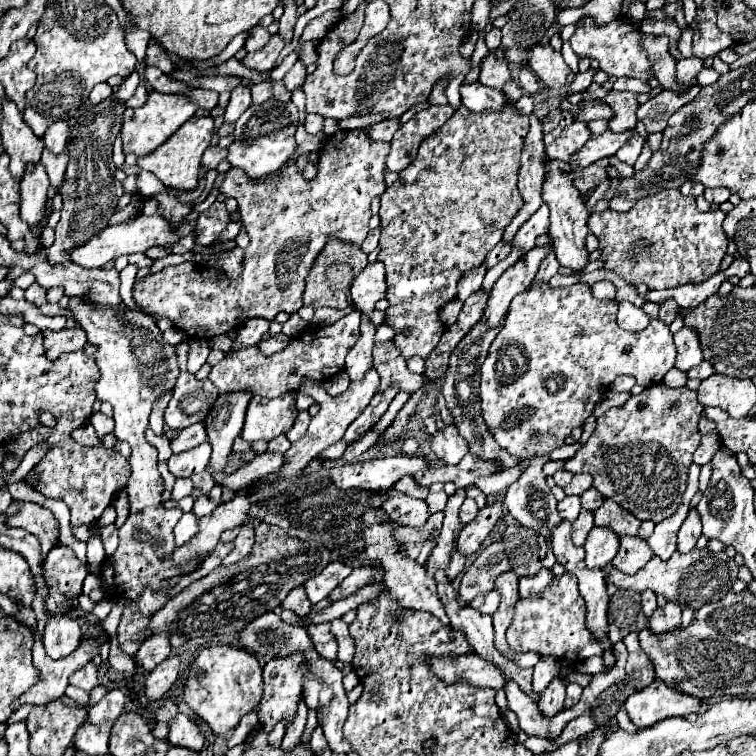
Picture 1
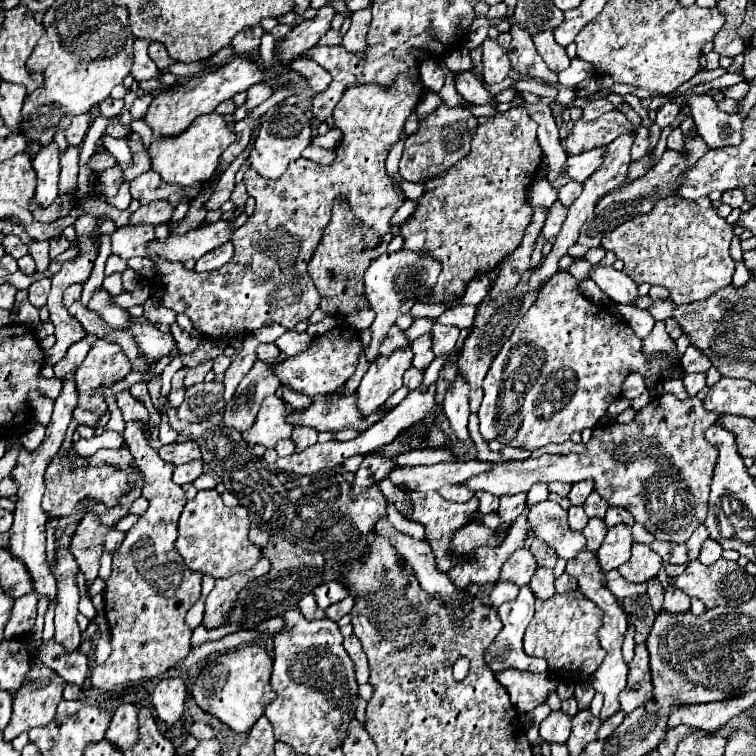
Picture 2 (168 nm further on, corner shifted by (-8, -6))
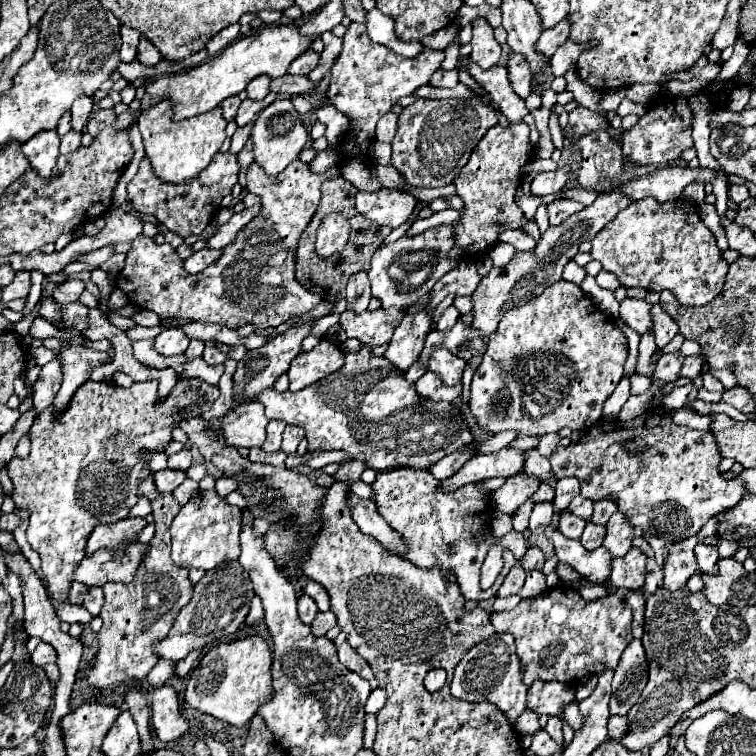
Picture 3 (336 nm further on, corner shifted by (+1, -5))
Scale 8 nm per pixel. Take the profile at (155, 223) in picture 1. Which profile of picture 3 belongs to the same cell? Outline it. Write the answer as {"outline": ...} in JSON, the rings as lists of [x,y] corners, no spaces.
{"outline":[[[256,204],[256,206],[252,206],[252,208],[244,208],[242,212],[234,214],[226,224],[222,224],[222,226],[214,232],[214,236],[210,236],[210,238],[206,240],[208,248],[222,250],[226,244],[230,244],[230,242],[234,240],[234,236],[236,236],[258,212],[260,212],[260,204]]]}

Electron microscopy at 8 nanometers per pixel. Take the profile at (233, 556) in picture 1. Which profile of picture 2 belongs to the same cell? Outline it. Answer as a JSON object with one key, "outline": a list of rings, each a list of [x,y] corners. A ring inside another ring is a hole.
{"outline":[[[261,557],[255,567],[249,571],[235,573],[227,579],[217,579],[215,587],[205,599],[205,615],[203,615],[203,627],[205,629],[217,629],[229,621],[229,611],[235,607],[235,601],[239,597],[239,591],[255,577],[261,577],[269,571],[269,561]],[[223,581],[223,583],[221,583]]]}

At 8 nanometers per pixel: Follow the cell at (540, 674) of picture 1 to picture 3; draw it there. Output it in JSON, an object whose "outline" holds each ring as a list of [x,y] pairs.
{"outline":[[[548,716],[548,724],[546,724],[546,728],[544,730],[548,730],[548,734],[562,746],[564,744],[564,740],[562,740],[562,718],[556,718],[556,716]]]}

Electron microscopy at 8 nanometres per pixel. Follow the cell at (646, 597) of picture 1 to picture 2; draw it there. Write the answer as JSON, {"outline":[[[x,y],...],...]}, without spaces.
{"outline":[[[655,577],[655,579],[651,579],[649,583],[647,583],[647,595],[649,595],[649,599],[651,599],[651,607],[653,607],[653,611],[657,613],[657,611],[661,611],[663,609],[663,587],[661,587],[661,583],[659,583],[659,579]]]}

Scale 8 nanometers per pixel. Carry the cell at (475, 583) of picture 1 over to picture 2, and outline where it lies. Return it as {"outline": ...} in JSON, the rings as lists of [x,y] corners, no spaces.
{"outline":[[[523,547],[507,559],[505,567],[501,569],[501,581],[513,581],[517,585],[527,585],[535,569],[537,569],[537,561],[533,553],[527,547]]]}

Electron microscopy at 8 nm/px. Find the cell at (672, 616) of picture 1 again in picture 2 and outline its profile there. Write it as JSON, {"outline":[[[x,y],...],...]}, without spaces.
{"outline":[[[669,577],[669,587],[665,591],[665,605],[663,607],[673,613],[689,611],[689,595],[673,585],[673,577]]]}

